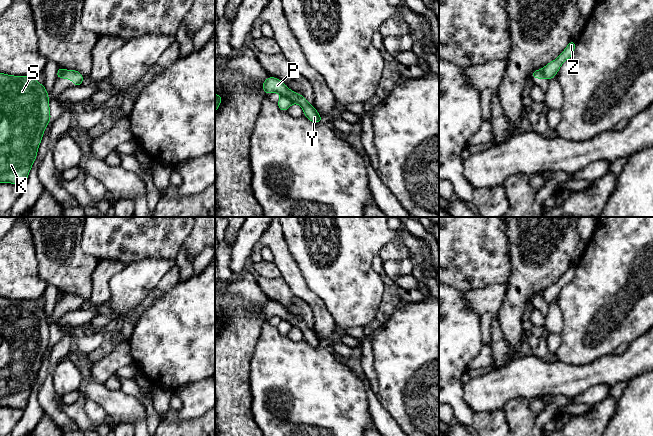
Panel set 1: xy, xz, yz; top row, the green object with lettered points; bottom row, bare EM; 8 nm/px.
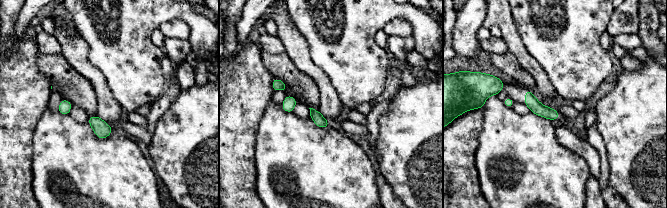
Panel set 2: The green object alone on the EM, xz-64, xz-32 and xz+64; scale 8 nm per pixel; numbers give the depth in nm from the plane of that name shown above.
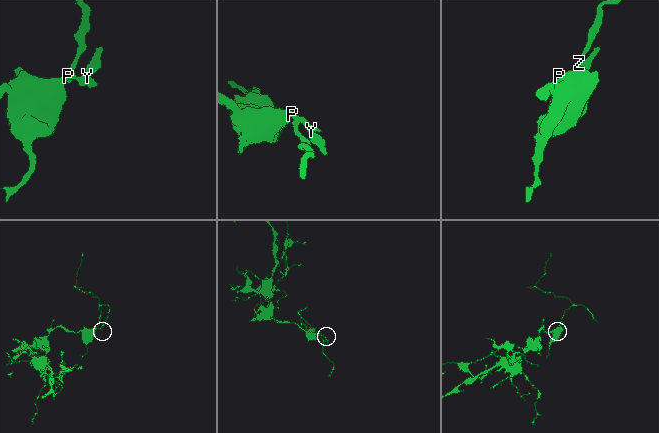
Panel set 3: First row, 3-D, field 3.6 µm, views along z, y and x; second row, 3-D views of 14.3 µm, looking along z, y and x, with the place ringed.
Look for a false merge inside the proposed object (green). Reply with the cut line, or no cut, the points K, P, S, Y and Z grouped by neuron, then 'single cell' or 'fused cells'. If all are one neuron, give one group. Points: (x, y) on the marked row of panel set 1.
cut in xz along (282, 95), (293, 102); K P S Y / Z; fused cells

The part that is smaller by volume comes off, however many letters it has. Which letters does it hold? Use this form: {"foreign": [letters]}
{"foreign": ["Z"]}

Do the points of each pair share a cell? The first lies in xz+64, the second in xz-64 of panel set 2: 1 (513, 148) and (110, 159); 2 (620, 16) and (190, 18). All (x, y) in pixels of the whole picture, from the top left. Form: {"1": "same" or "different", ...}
{"1": "same", "2": "different"}

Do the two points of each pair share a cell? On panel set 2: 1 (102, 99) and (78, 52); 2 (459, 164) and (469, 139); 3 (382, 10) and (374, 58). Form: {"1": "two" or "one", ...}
{"1": "one", "2": "one", "3": "one"}

